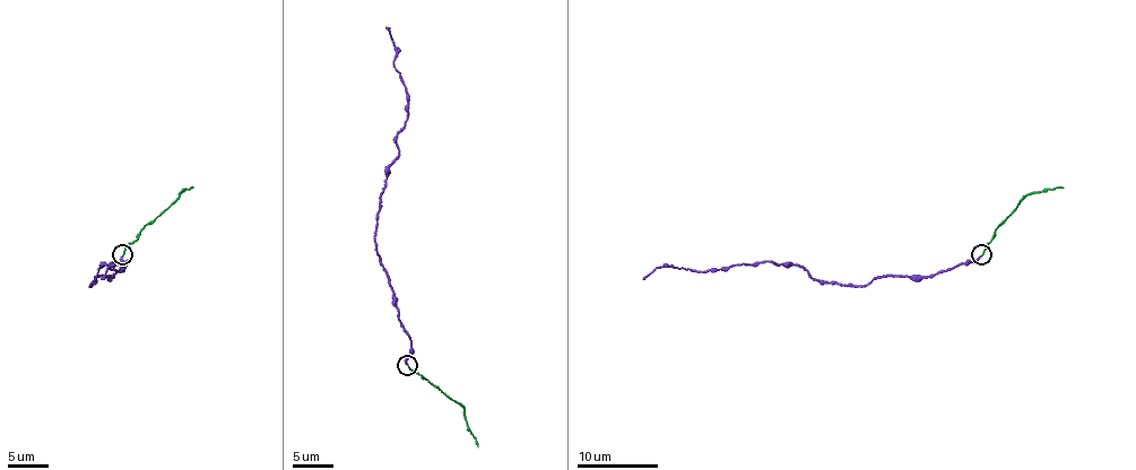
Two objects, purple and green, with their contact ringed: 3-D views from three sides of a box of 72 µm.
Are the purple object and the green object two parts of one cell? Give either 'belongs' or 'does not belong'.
does not belong

